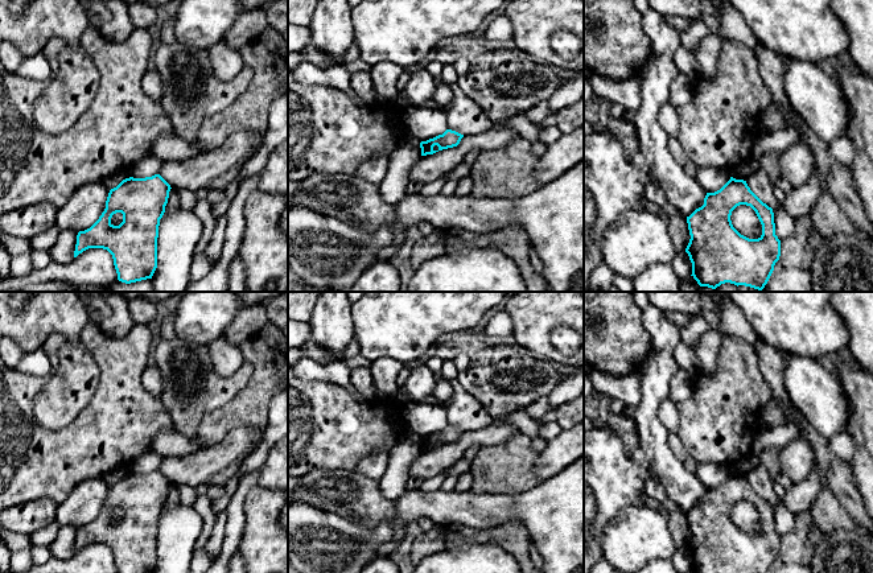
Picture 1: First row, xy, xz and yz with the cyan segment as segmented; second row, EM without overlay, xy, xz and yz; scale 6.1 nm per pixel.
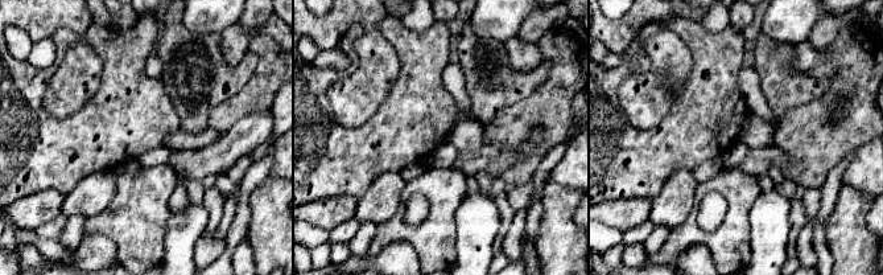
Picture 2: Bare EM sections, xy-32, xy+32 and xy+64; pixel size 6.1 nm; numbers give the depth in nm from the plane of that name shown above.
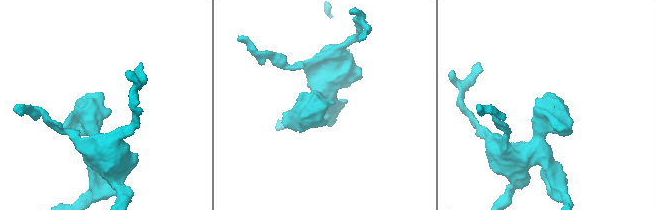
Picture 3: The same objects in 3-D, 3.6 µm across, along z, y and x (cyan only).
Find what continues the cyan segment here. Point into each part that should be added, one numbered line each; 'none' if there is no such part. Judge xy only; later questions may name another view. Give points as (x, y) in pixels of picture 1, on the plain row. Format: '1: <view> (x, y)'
none

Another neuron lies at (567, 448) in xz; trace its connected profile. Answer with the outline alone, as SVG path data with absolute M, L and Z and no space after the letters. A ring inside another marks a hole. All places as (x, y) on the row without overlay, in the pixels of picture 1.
M584 422L575 425L549 440L535 462L535 477L545 481L584 457Z

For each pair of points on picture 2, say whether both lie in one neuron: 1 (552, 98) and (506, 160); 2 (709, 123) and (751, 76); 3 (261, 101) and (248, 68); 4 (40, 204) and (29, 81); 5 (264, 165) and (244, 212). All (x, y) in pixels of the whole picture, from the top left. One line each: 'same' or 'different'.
1: different
2: different
3: different
4: different
5: same

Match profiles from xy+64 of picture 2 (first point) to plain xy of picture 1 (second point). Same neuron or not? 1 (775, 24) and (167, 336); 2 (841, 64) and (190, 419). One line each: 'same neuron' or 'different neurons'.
1: different neurons
2: different neurons

